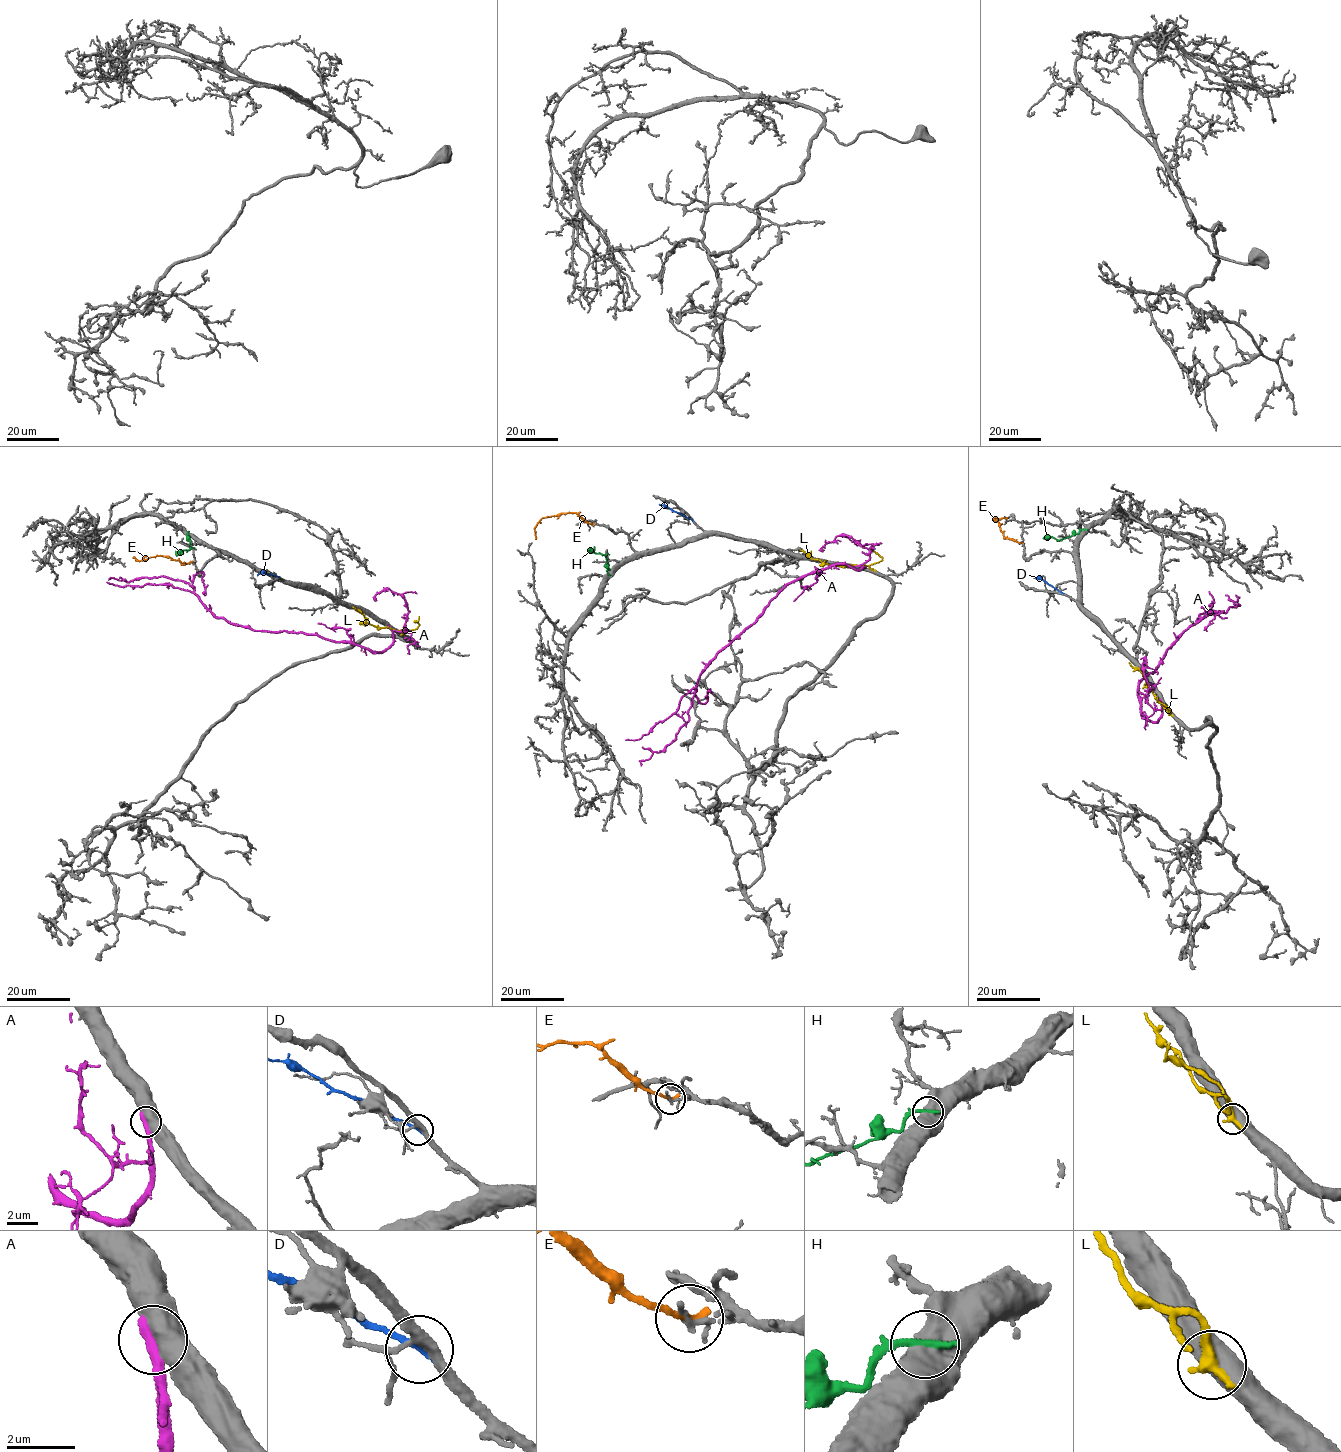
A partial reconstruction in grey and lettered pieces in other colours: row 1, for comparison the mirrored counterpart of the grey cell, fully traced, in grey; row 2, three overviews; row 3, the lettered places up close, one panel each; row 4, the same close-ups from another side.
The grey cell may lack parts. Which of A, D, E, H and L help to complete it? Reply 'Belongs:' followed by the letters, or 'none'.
Belongs: A

